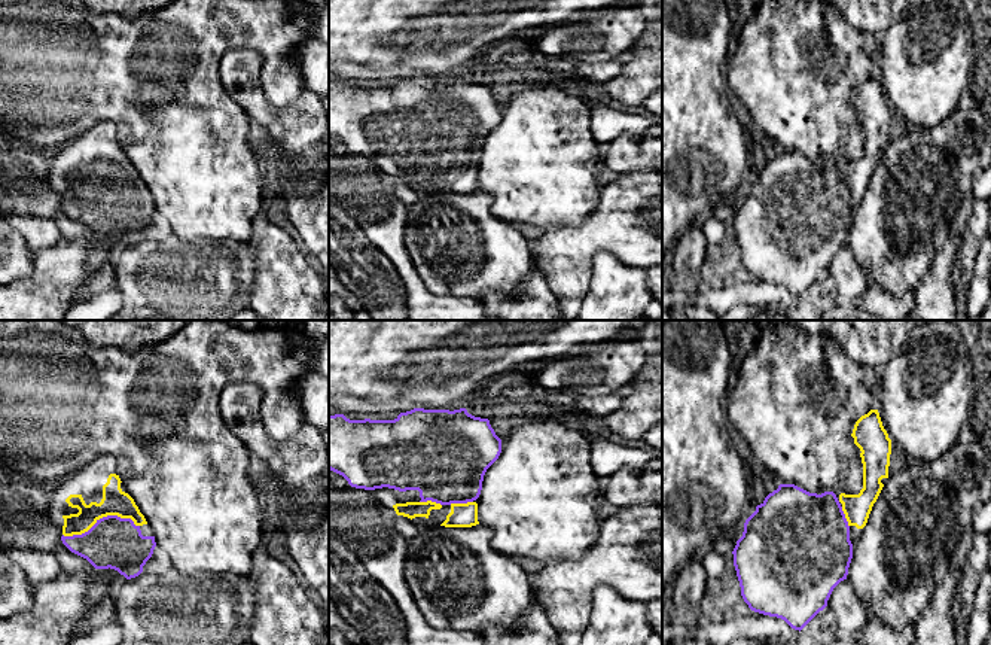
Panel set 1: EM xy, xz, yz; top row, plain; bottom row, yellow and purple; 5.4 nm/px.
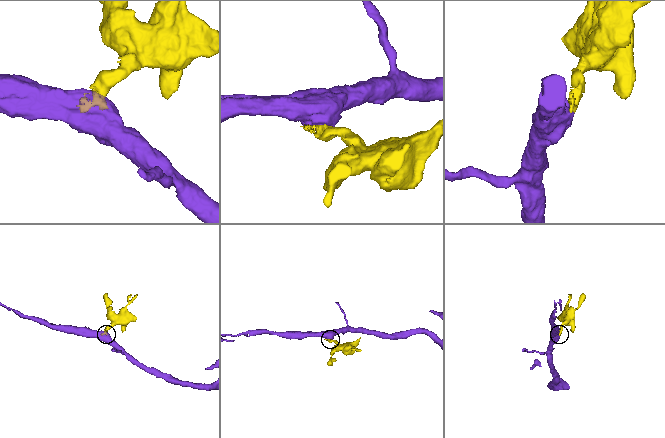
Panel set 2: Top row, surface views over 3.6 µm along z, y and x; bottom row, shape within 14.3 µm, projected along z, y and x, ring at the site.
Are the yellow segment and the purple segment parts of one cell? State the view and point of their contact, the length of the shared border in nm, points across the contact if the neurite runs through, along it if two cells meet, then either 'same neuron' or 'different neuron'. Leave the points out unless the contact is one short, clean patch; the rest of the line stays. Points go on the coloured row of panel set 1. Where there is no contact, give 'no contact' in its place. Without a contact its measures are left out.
xy (100, 517) | 420 nm | across xy (115, 502), (100, 517), (100, 526), (115, 542) | same neuron

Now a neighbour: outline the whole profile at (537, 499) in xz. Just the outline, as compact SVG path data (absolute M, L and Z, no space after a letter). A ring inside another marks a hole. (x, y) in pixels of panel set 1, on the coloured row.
M531 419L515 428L501 441L498 459L487 469L478 503L478 521L493 538L491 547L504 556L530 557L540 562L579 559L600 533L595 502L603 493L591 465L589 438L565 425L564 419Z

